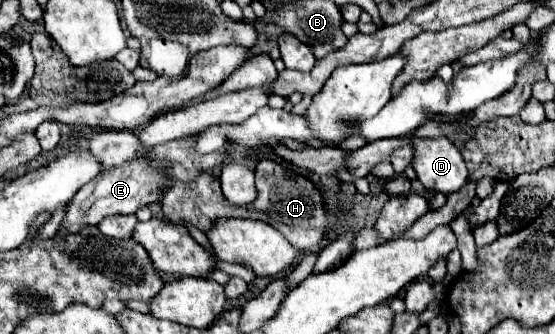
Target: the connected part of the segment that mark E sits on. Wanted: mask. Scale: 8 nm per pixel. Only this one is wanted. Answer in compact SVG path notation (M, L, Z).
M130 162L130 166L104 170L94 182L90 182L90 186L82 188L72 198L58 236L64 238L66 234L76 234L86 226L98 226L106 216L134 214L138 208L144 208L152 202L158 202L158 174L154 174L150 162Z

